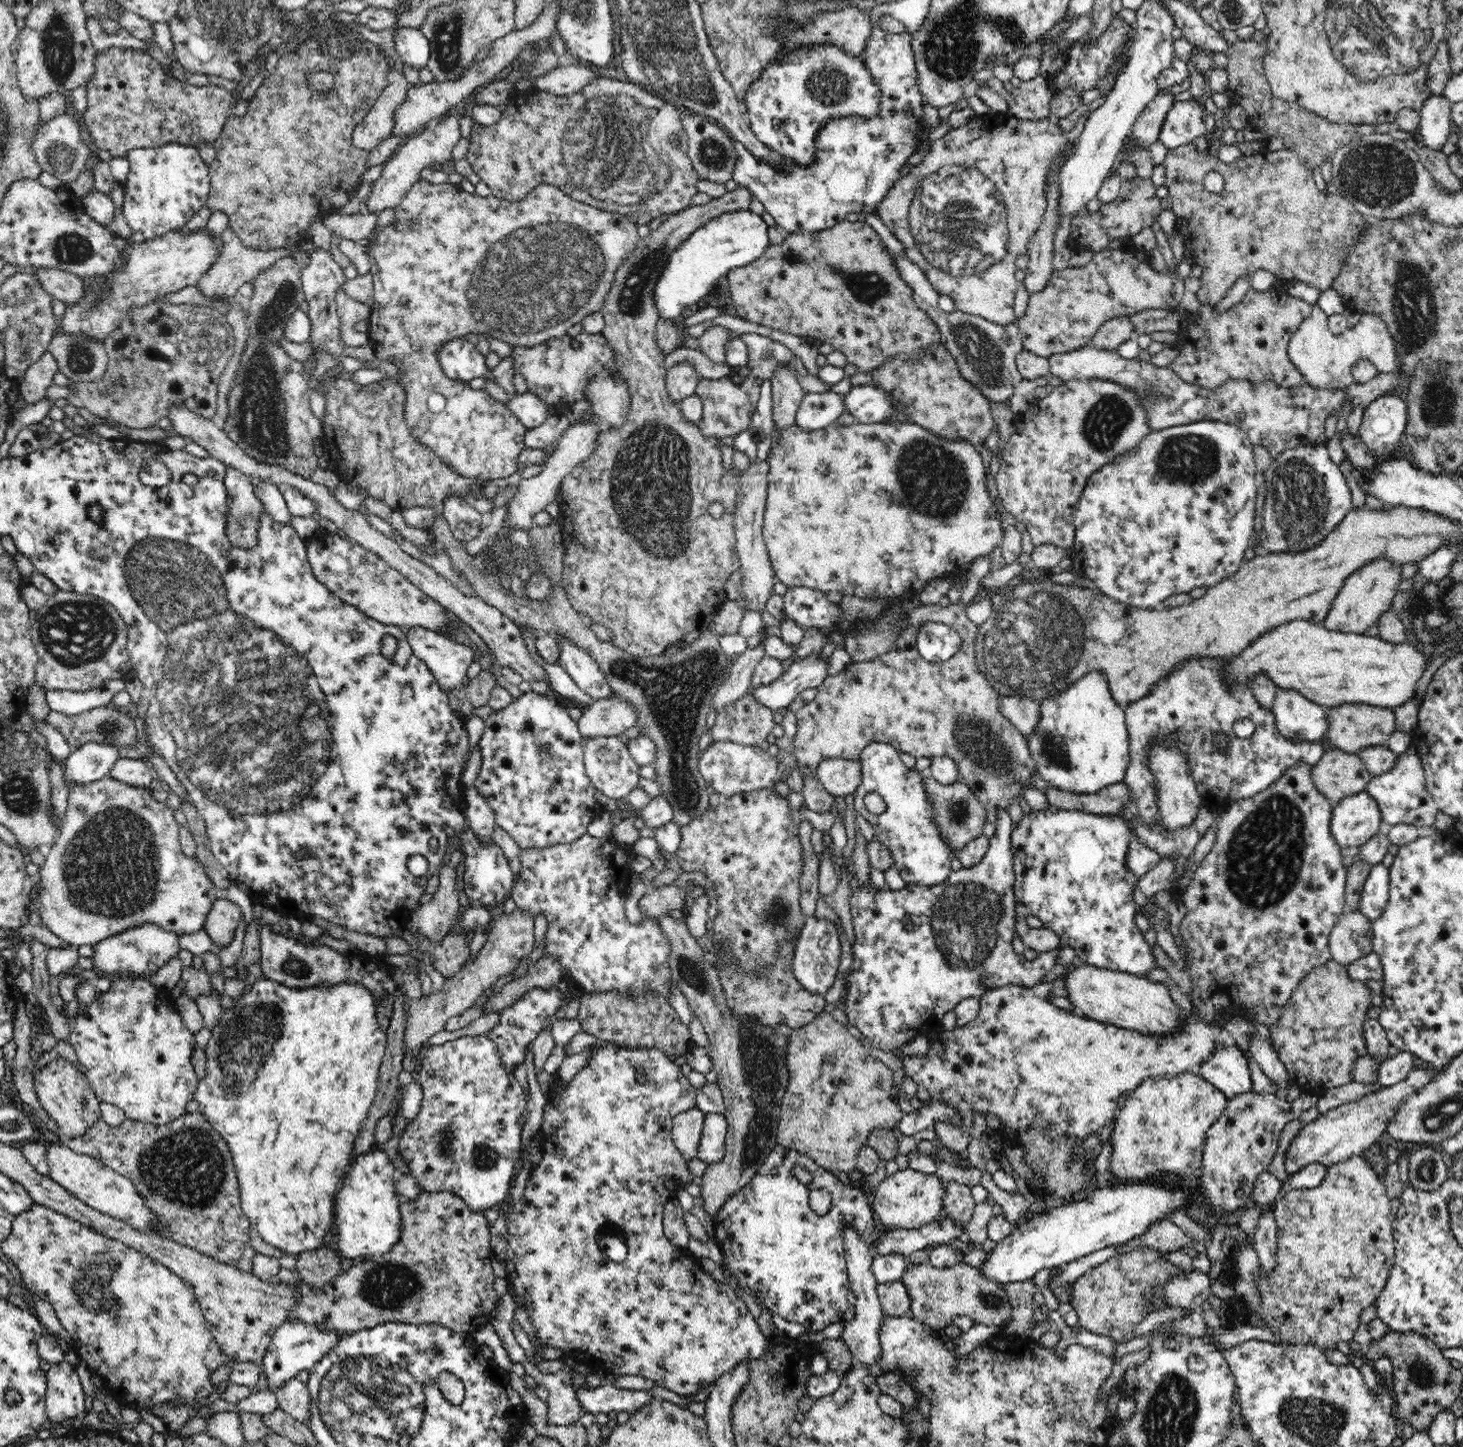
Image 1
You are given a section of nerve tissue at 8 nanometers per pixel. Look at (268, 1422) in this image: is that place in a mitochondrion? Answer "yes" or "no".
no

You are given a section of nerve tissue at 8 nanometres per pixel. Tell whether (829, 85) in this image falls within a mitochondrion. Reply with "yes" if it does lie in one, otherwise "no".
yes

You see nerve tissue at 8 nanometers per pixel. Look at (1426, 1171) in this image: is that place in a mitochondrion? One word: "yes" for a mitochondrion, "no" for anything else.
yes

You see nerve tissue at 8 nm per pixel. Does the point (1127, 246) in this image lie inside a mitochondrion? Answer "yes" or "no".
no

